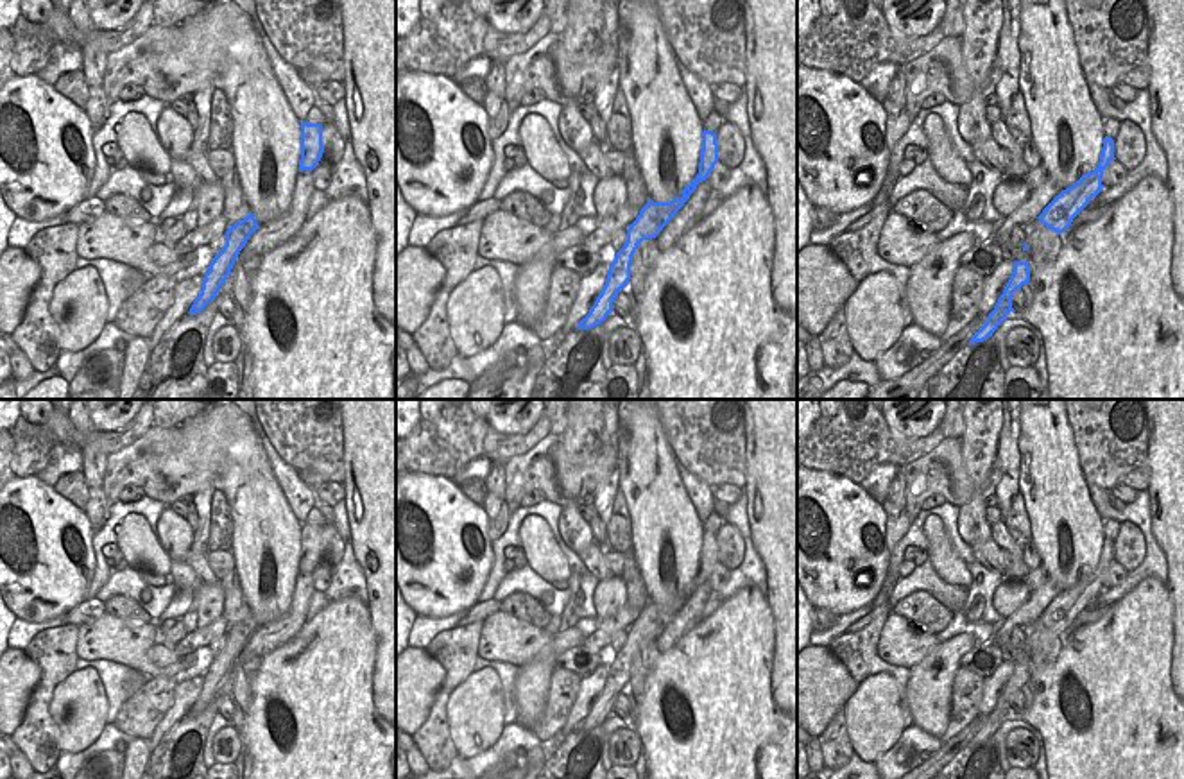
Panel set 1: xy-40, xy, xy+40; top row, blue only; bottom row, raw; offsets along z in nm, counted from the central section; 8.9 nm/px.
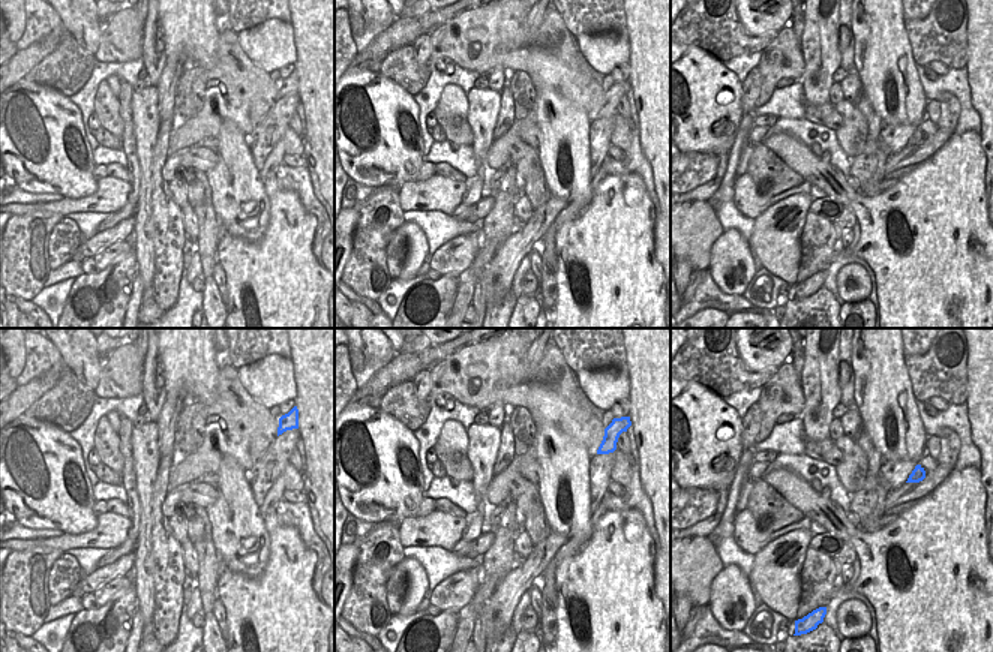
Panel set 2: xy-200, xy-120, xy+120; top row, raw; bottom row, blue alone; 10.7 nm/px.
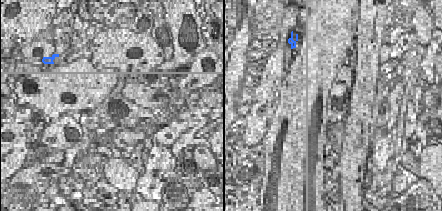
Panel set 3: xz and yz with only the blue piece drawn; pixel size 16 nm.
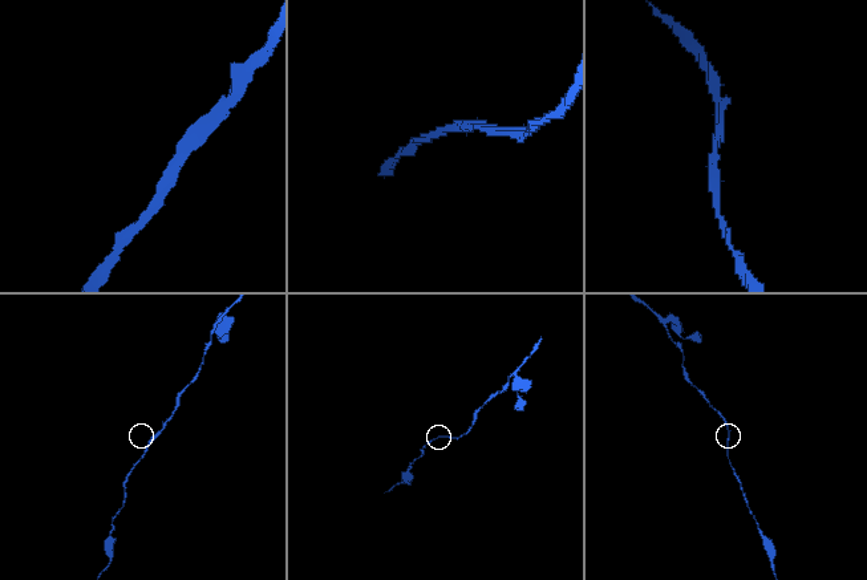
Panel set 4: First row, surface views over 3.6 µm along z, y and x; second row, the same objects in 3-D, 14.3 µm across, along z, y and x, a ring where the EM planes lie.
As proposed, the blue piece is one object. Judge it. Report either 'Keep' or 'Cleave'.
Keep.

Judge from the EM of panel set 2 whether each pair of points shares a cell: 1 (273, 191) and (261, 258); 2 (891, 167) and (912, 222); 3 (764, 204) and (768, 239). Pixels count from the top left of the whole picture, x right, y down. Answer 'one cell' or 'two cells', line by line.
1: one cell
2: two cells
3: two cells

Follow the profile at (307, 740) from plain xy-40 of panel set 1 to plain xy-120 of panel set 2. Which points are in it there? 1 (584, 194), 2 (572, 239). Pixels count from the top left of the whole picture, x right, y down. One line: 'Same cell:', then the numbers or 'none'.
Same cell: 2

